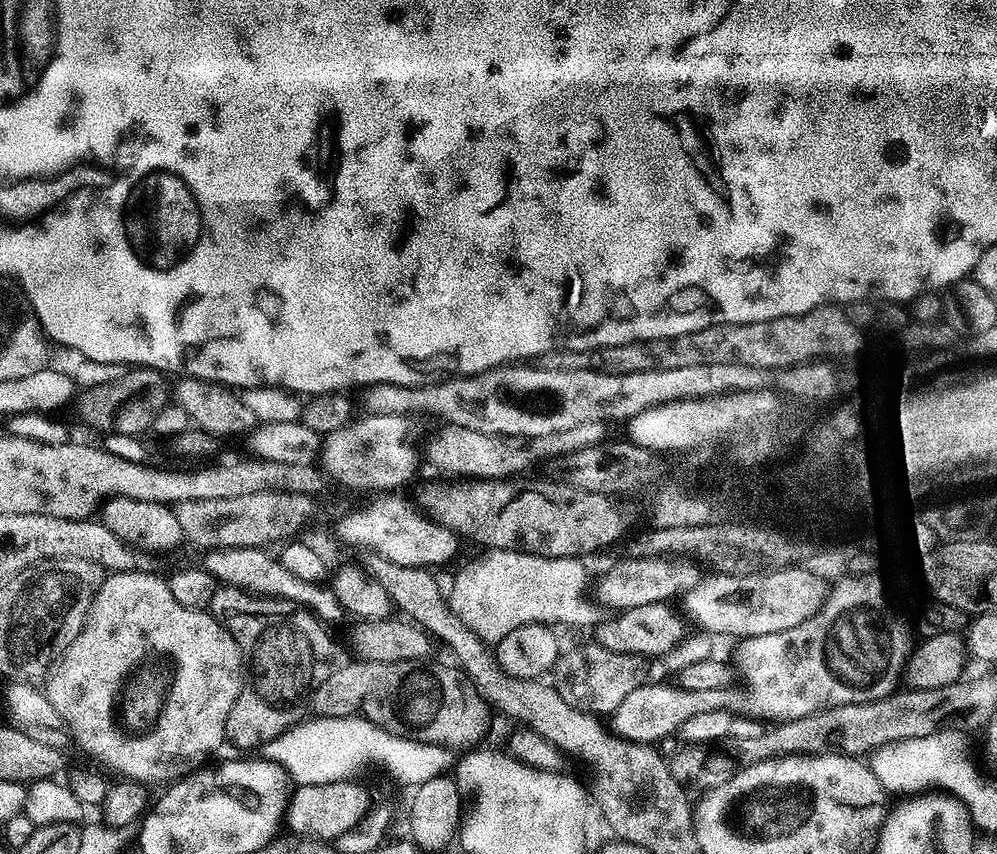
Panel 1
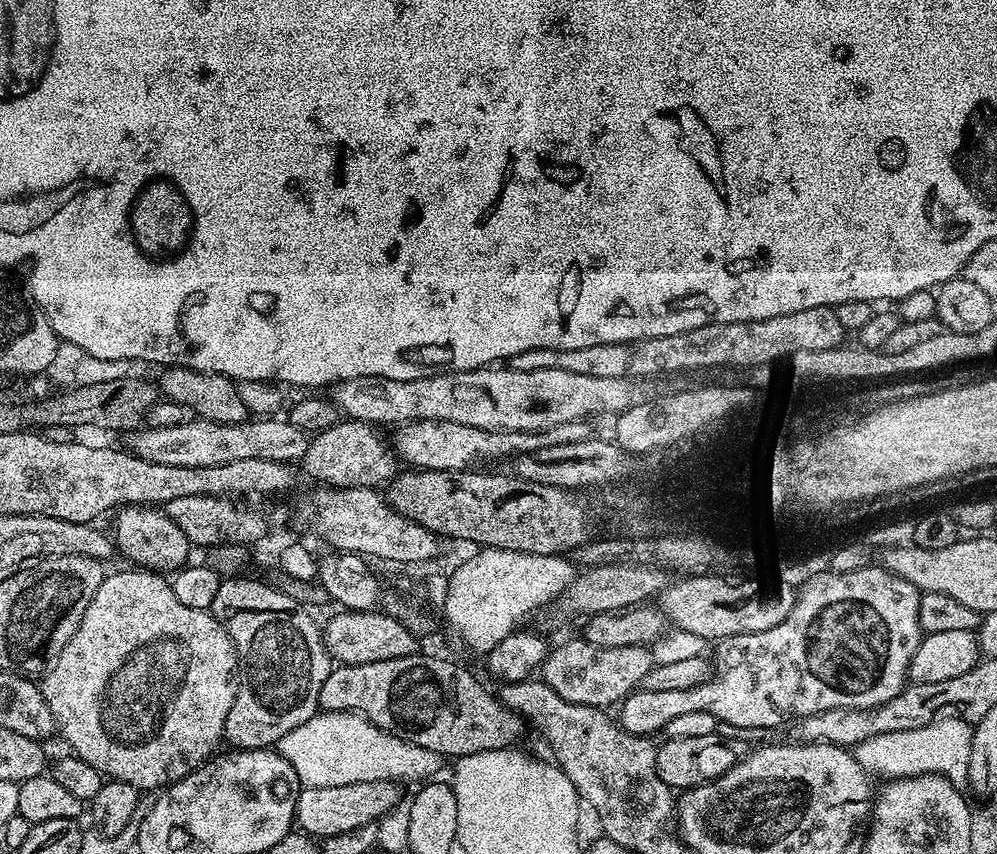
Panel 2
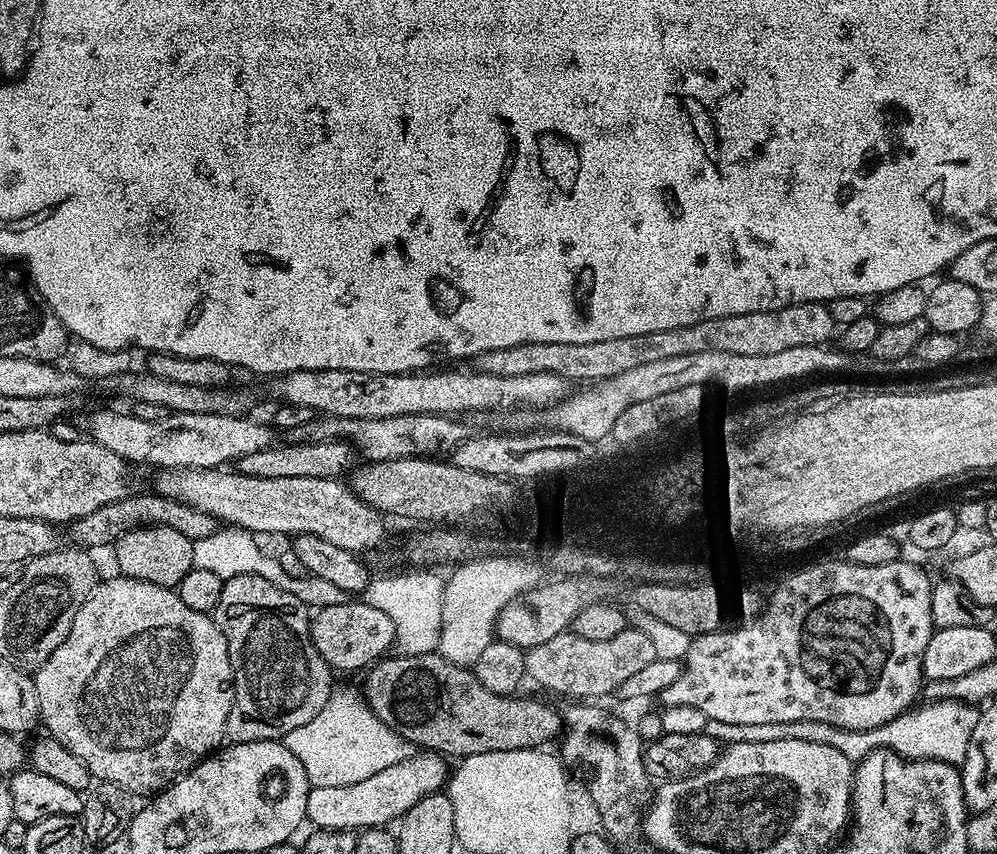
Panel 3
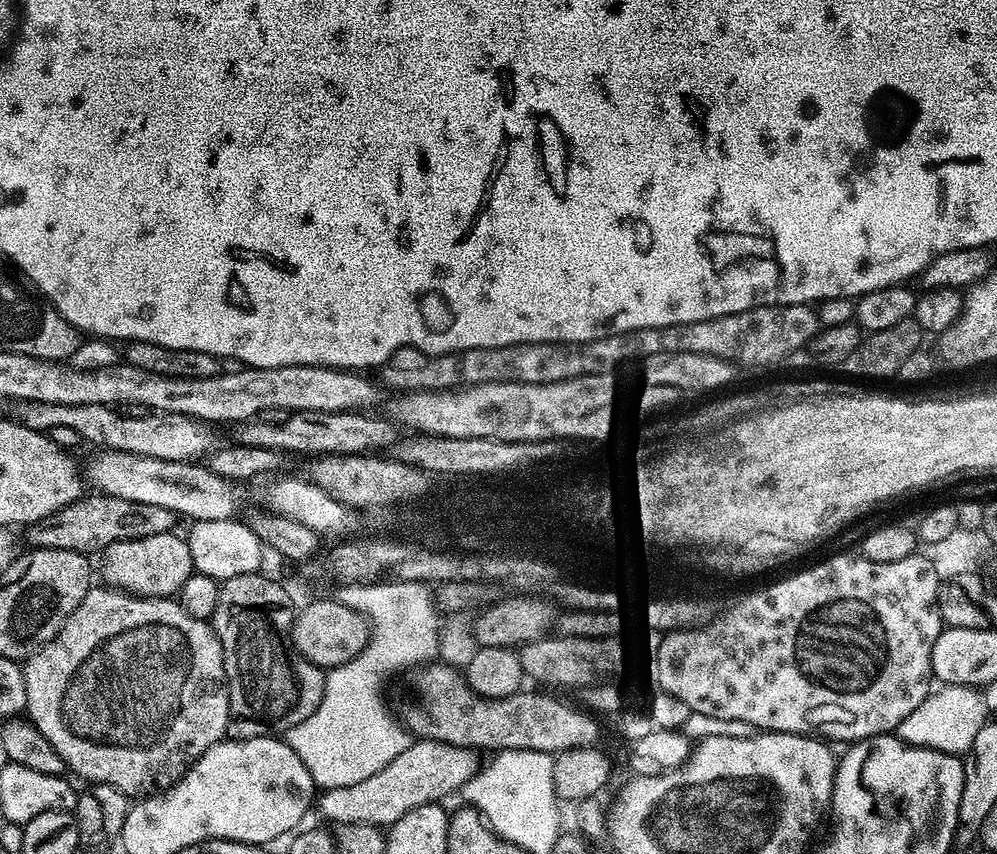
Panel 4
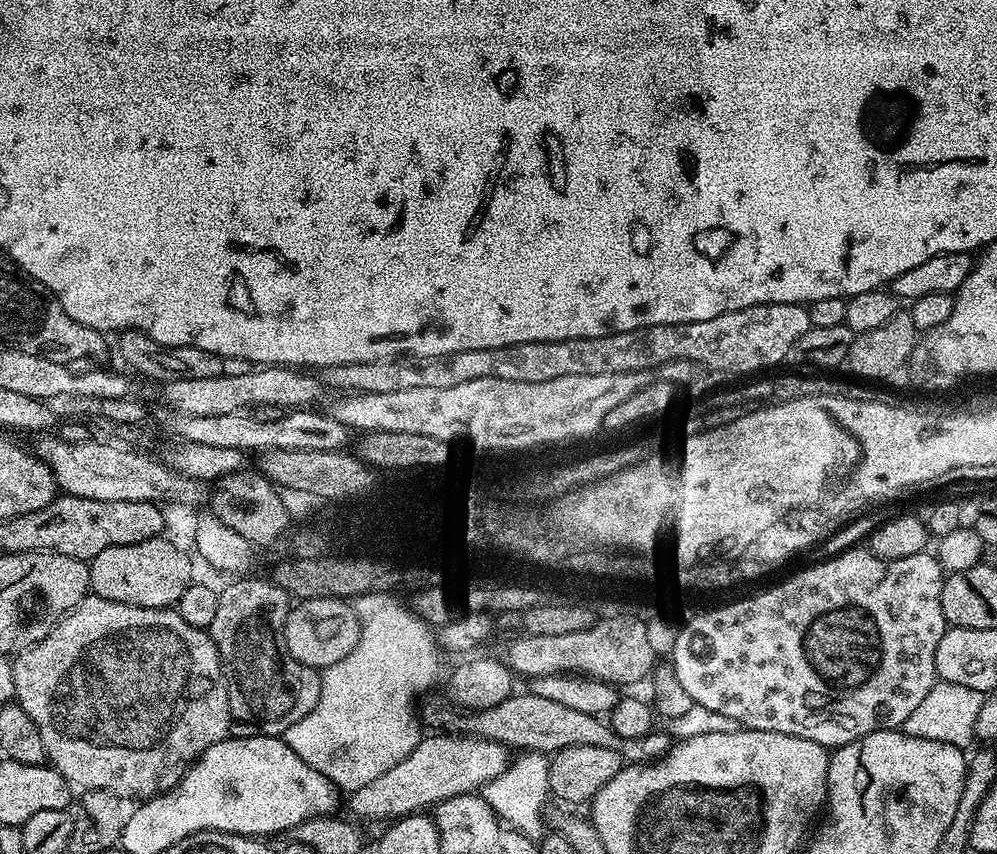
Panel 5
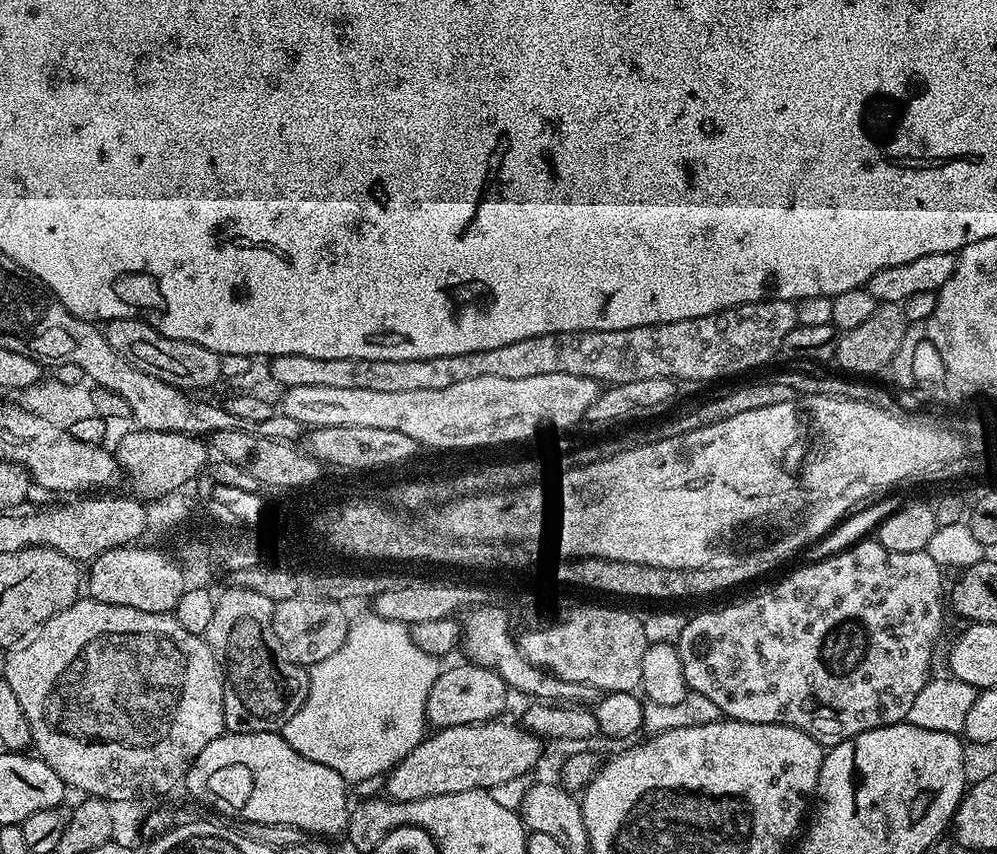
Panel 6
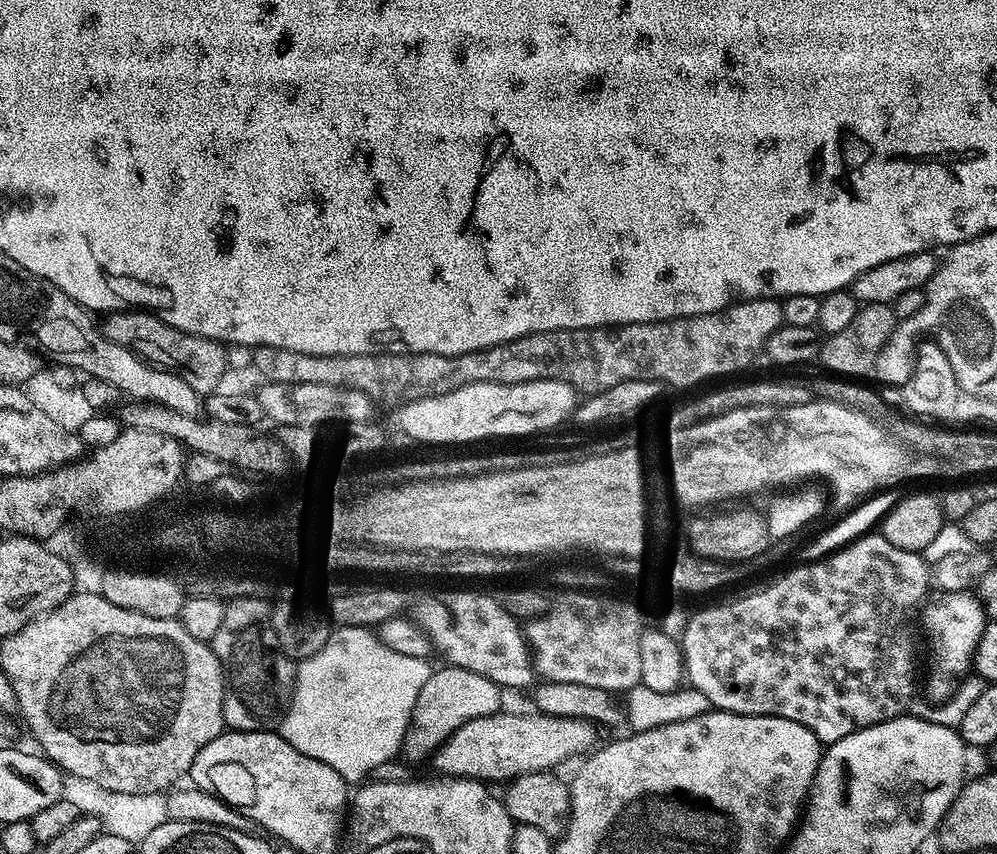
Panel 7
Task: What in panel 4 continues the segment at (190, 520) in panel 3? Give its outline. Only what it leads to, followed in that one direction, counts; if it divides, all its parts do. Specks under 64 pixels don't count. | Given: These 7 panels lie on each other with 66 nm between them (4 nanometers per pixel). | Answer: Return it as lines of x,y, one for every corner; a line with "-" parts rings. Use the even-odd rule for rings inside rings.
103,494
91,495
66,505
36,524
27,525
29,545
37,548
100,554
114,542
151,538
154,534
166,534
177,527
176,513
162,510
162,506
146,506
146,502
126,502
126,498
114,498

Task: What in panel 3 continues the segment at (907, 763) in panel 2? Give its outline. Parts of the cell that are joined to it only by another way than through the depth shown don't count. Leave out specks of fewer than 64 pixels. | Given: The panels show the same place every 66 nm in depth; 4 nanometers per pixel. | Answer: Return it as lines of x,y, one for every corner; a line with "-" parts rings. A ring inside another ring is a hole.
934,700
924,707
915,707
888,724
865,732
848,732
831,724
829,728
824,728
824,740
828,740
826,746
834,746
834,750
846,754
846,758
853,762
863,760
874,750
888,748
905,760
937,760
957,766
963,764
966,746
970,746
970,734
974,734
974,726
978,726
980,712
961,700

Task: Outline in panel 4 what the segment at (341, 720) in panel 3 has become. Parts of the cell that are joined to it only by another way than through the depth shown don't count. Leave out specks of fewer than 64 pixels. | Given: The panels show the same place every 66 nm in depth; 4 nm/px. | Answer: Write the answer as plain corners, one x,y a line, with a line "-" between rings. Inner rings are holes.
377,622
370,624
368,644
353,660
327,669
318,710
286,733
290,750
302,758
302,766
310,770
317,789
366,782
370,774
378,774
382,766
390,766
390,762
408,748
409,731
390,711
385,697
384,700
380,697
380,683
395,676
392,668
384,668
384,660
380,660
380,624

